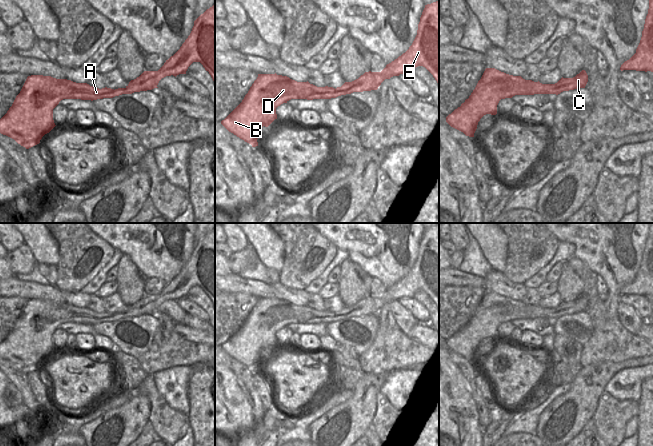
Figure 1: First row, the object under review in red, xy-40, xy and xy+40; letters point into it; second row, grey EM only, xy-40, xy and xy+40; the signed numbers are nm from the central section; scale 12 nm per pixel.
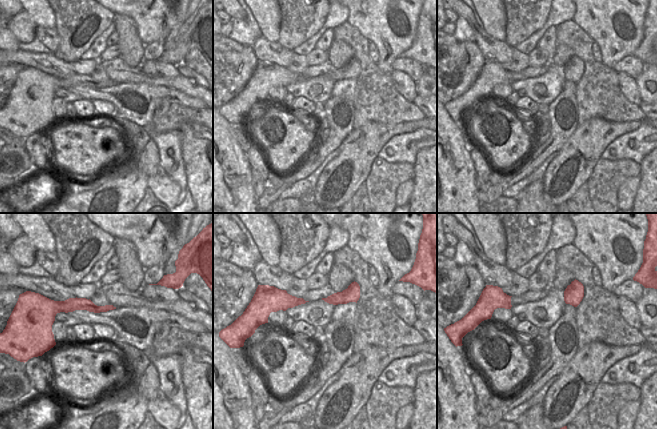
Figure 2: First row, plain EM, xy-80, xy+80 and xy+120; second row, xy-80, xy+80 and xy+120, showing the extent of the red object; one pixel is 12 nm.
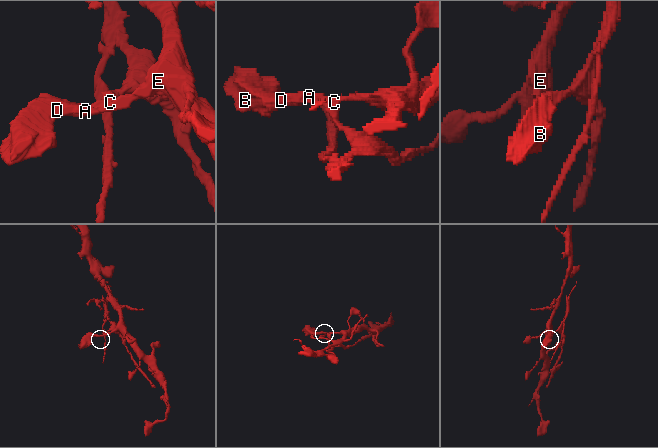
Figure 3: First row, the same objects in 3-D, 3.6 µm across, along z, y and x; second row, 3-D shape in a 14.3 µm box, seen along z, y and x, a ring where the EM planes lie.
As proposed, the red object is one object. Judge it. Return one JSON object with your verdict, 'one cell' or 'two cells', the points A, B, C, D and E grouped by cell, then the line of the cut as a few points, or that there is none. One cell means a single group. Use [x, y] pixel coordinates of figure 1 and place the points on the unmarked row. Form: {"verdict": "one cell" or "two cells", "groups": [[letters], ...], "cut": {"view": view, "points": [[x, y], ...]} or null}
{"verdict": "two cells", "groups": [["A", "B", "D", "E"], ["C"]], "cut": {"view": "xy", "points": [[372, 296], [359, 309], [352, 309], [347, 313], [336, 313]]}}

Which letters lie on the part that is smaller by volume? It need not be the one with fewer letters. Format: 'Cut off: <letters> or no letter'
Cut off: C

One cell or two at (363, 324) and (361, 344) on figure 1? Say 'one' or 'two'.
one

